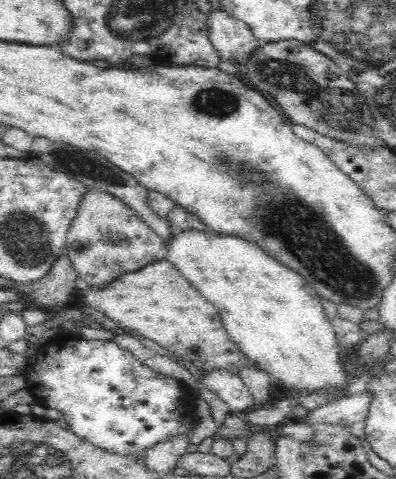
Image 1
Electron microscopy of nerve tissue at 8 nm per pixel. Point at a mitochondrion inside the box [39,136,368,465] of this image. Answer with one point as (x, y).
(84, 165)

